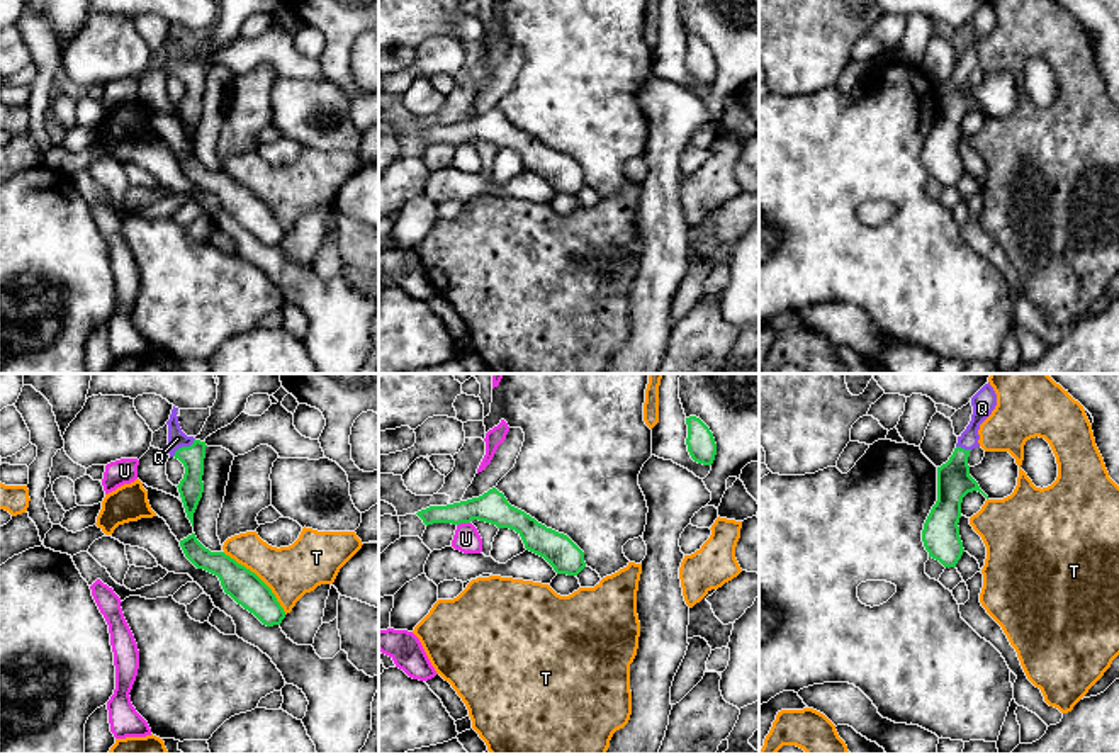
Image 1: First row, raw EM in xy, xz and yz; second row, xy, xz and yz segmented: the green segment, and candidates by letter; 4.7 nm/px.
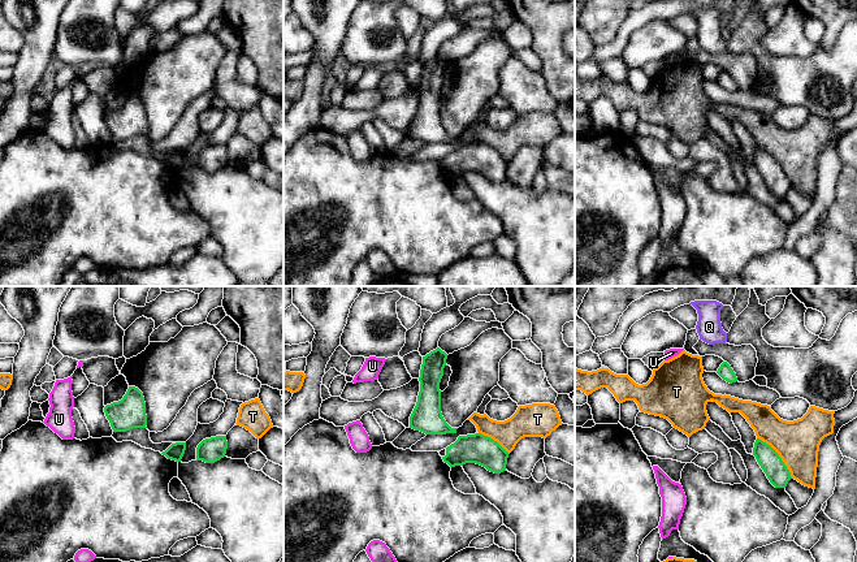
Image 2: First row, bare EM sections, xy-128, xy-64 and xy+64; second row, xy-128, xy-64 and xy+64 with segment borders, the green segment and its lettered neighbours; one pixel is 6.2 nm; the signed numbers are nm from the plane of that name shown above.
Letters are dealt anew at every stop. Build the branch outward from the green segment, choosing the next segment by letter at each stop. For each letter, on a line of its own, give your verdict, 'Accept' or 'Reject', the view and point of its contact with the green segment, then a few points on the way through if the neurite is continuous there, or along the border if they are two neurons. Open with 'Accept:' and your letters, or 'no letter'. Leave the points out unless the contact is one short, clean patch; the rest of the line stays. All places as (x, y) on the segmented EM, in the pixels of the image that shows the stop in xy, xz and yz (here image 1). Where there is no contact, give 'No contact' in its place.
Accept: Q
Q: Accept. Touches green at xy (184, 447). Path across: xy (191, 488), (191, 454), (184, 447), (177, 438)
T: Reject. Touches green at xy (258, 578)
U: Reject. Touches green at xz (462, 522)

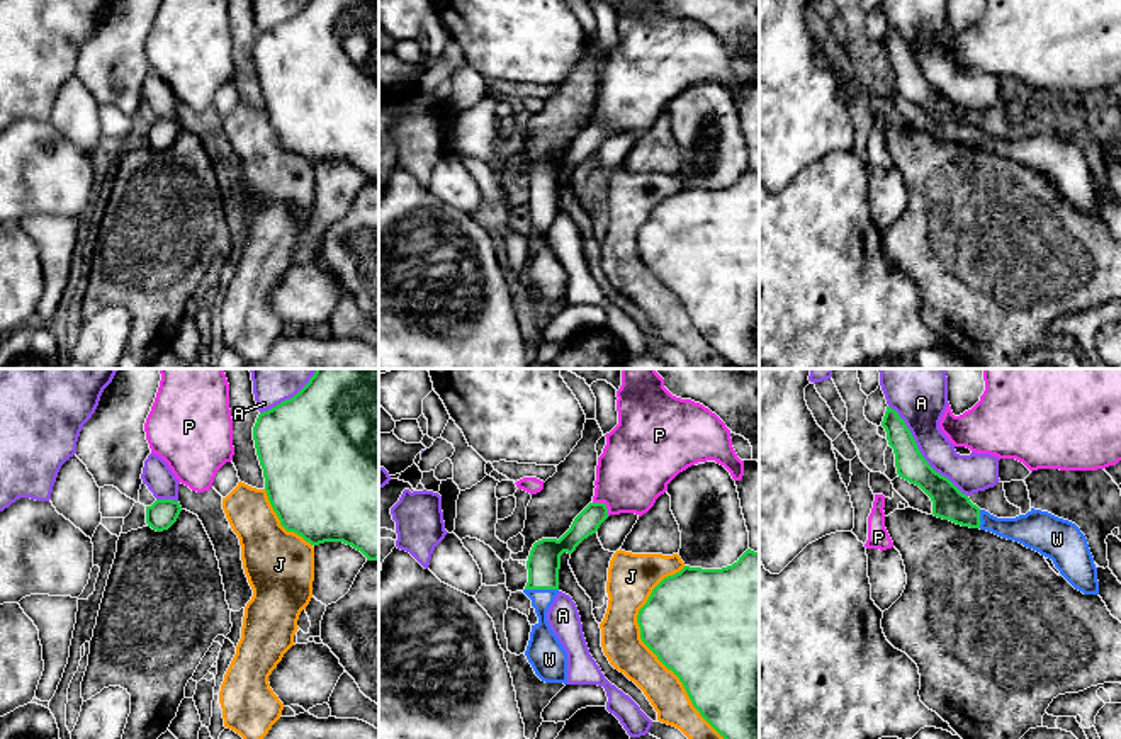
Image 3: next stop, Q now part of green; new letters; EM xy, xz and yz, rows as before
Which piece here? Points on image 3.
Accept: W
A: Reject. Touches green at yz (921, 454)
J: Reject. Touches green at xz (649, 648)
P: Reject. Touches green at xz (605, 505)
W: Accept. Touches green at xz (542, 588)

